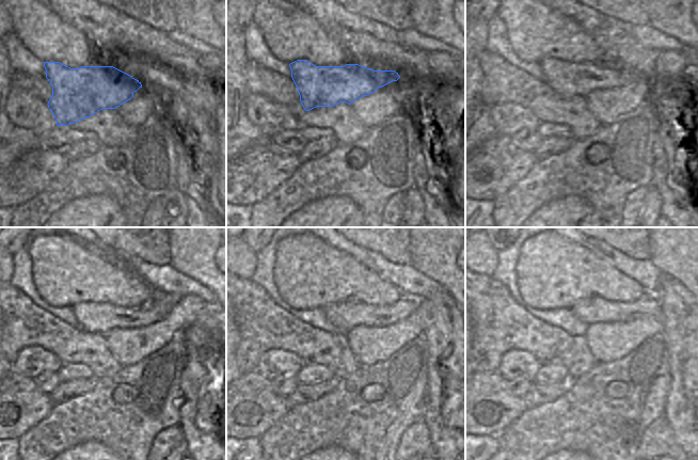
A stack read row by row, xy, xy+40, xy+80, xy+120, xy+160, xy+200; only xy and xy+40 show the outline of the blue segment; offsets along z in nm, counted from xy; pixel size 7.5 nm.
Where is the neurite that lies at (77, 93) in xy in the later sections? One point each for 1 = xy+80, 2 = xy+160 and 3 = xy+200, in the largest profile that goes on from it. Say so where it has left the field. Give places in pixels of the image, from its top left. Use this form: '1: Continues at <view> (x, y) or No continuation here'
1: Continues at xy+80 (566, 78)
2: Continues at xy+160 (345, 316)
3: Continues at xy+200 (589, 311).

